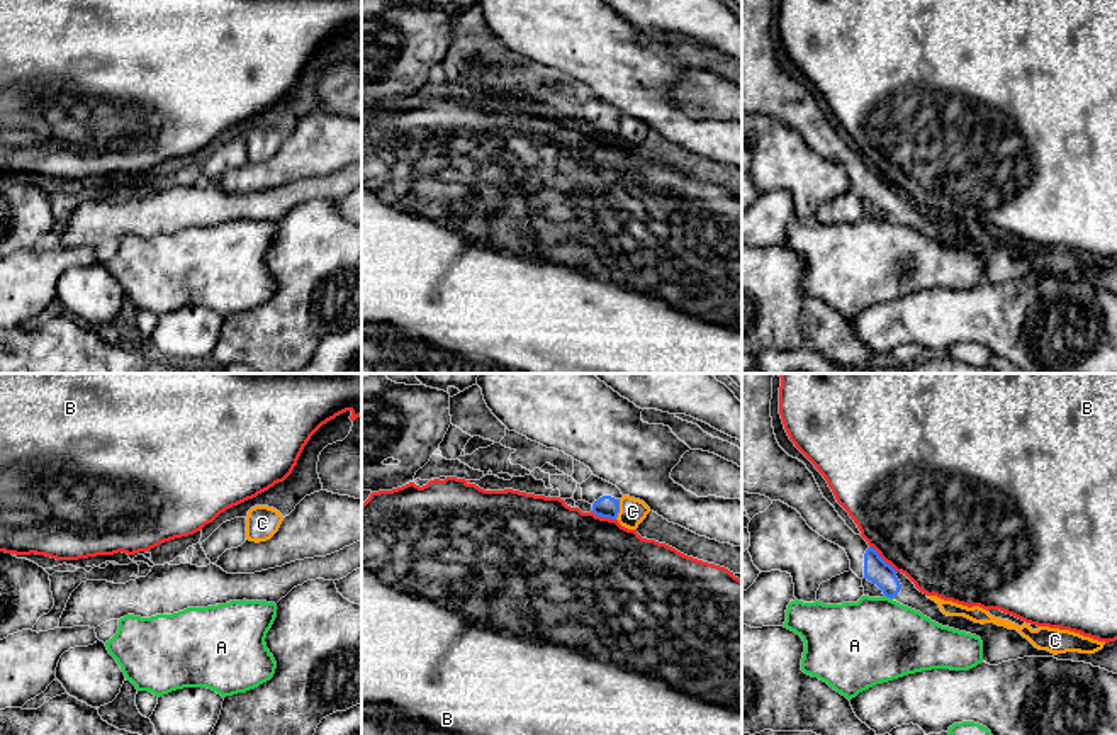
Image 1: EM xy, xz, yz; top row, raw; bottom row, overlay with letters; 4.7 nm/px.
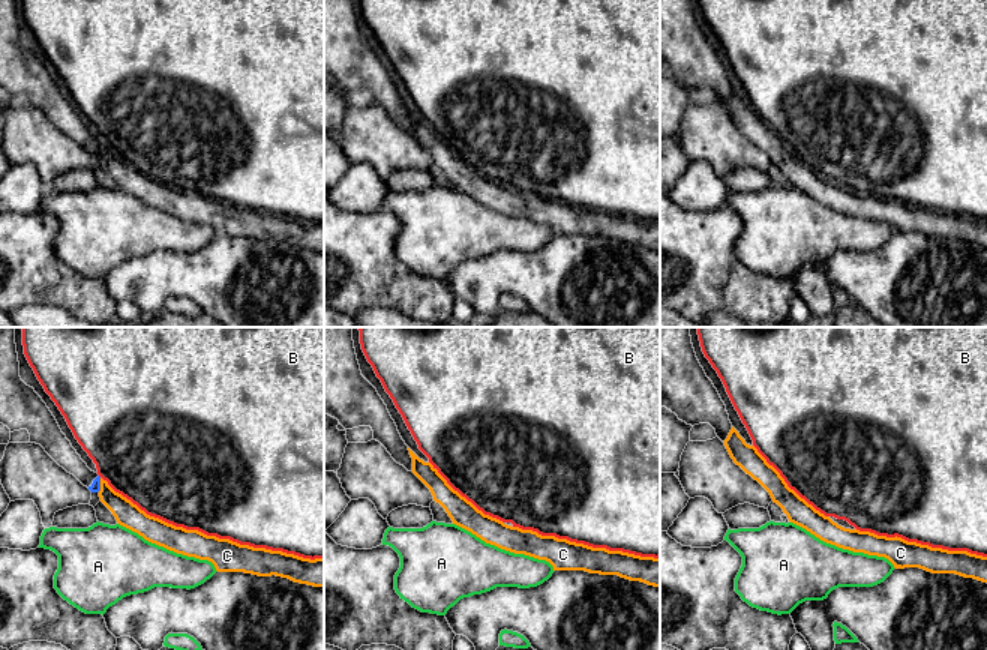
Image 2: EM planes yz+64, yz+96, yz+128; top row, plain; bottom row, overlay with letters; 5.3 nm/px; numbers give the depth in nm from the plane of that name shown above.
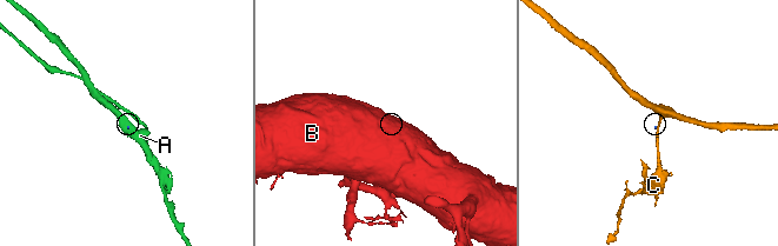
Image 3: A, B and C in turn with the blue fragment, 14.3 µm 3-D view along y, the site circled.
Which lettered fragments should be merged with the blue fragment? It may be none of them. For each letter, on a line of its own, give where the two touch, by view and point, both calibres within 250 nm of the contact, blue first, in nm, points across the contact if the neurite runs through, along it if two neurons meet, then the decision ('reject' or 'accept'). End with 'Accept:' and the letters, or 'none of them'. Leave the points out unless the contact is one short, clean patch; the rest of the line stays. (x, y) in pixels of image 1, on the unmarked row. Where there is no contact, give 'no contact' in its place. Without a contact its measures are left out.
A: yz (888, 216) | 120/400 nm | along yz (885, 214), (892, 219) | reject
B: yz (881, 179) | 120/480 nm | along yz (870, 165), (897, 192) | reject
C: xz (618, 129) | 110/130 nm | along xz (620, 119), (620, 129), (615, 138) | reject
Accept: none of them

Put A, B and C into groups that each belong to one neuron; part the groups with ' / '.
A / B / C

